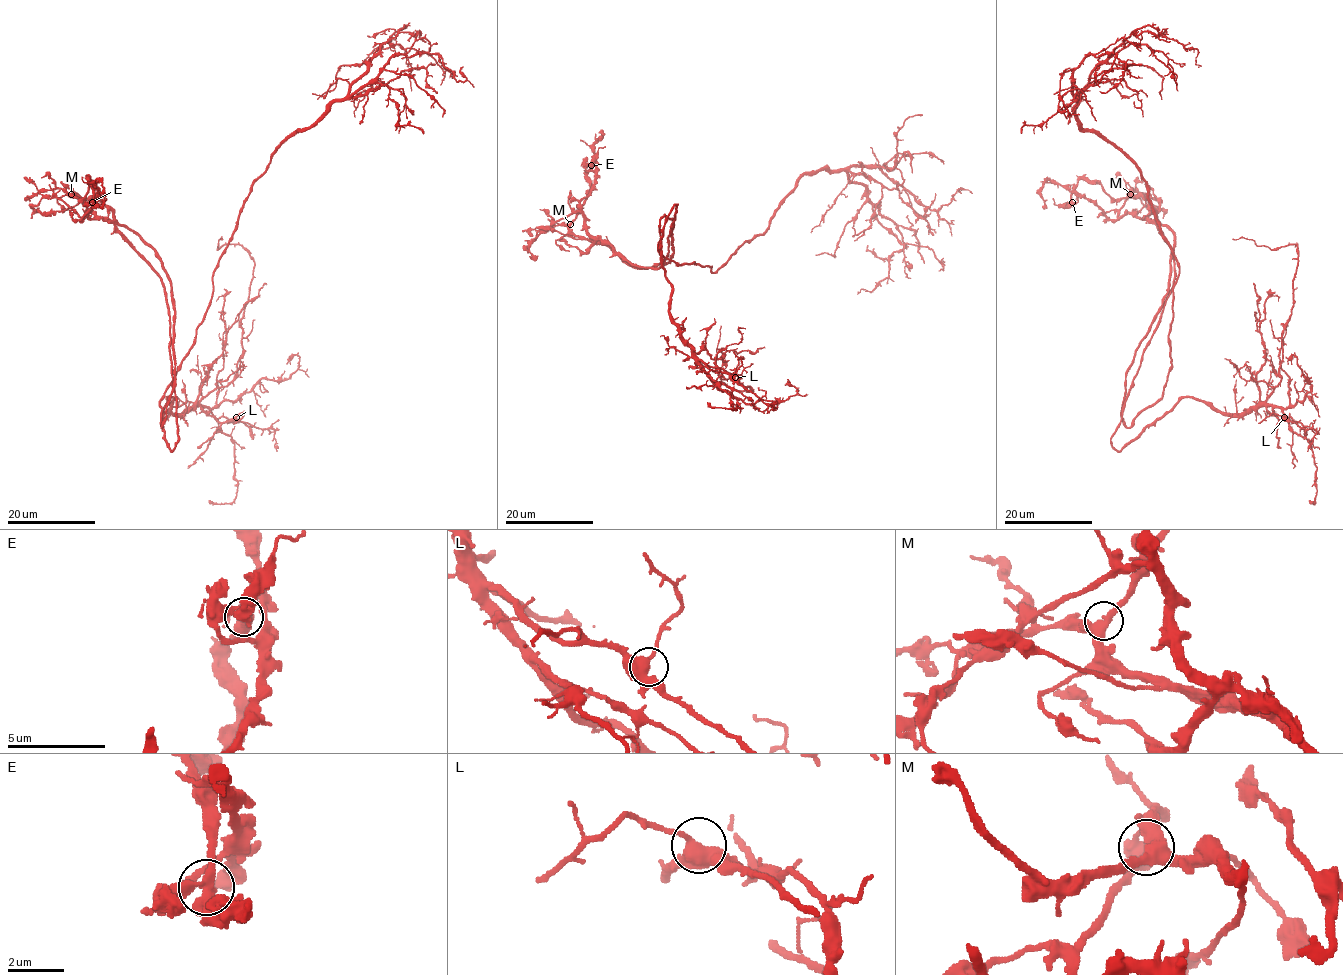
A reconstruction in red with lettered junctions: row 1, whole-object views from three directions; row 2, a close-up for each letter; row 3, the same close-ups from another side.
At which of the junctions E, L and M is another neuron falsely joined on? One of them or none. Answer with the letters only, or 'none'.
E

